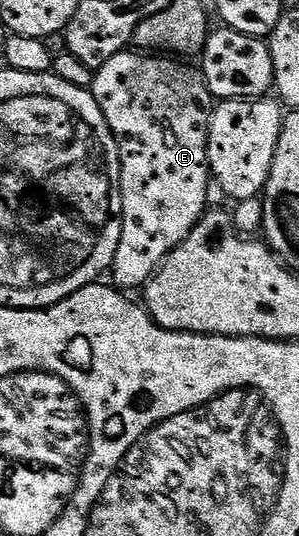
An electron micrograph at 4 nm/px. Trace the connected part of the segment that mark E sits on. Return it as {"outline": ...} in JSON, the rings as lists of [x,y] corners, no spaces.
{"outline":[[[126,49],[115,53],[111,61],[96,68],[91,88],[95,101],[111,129],[117,142],[117,152],[121,162],[121,240],[115,249],[113,266],[111,268],[112,286],[122,293],[133,293],[133,290],[144,288],[145,284],[157,274],[166,257],[191,233],[191,229],[207,210],[205,202],[209,199],[209,183],[211,187],[211,172],[209,169],[209,116],[215,106],[213,94],[205,84],[205,77],[196,66],[188,67],[188,62],[178,61],[173,57],[162,57],[157,53],[138,53],[133,49]]]}

